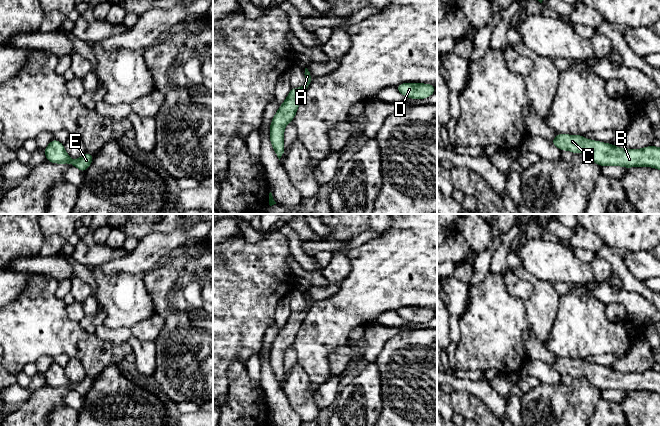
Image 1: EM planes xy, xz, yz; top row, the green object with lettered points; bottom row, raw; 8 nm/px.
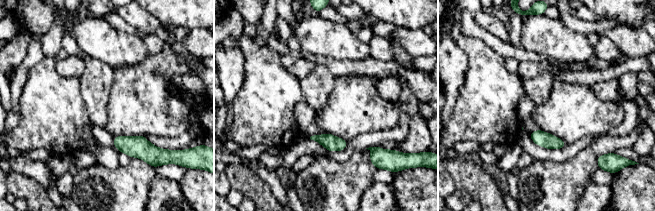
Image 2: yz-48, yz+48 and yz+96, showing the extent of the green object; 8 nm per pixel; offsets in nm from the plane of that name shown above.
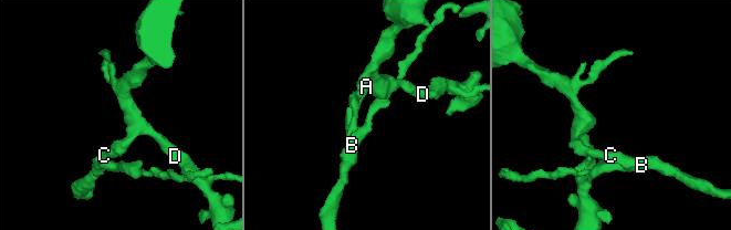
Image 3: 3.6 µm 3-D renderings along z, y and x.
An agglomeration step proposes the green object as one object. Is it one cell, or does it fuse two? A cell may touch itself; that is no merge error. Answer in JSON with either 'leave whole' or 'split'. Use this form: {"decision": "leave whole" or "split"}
{"decision": "leave whole"}

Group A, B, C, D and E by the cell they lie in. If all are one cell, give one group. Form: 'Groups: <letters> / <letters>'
Groups: A B C D E

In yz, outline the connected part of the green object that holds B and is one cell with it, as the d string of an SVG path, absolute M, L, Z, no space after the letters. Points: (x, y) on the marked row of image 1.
M556 134L551 141L561 151L584 152L599 166L654 167L661 171L661 148L623 149L613 144L585 139L582 135Z

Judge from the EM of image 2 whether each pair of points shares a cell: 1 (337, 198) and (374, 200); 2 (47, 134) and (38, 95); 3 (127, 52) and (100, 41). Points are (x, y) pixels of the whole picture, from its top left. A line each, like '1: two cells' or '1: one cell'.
1: two cells
2: one cell
3: one cell

